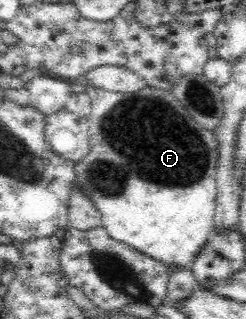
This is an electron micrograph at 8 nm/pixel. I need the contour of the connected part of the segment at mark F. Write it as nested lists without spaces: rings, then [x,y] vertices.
[[[88,83],[85,93],[89,96],[92,104],[91,113],[87,118],[90,146],[87,155],[75,162],[75,167],[73,167],[75,177],[72,185],[77,186],[85,194],[85,198],[93,202],[93,206],[101,214],[103,228],[114,241],[125,243],[125,245],[133,247],[134,250],[147,255],[147,257],[164,263],[171,269],[189,269],[189,266],[196,260],[201,249],[204,248],[205,243],[208,242],[209,237],[215,231],[213,223],[218,196],[216,175],[219,159],[219,142],[214,132],[201,127],[170,91],[162,91],[149,86],[145,87],[143,91],[137,91],[137,93],[118,93],[104,91]]]

